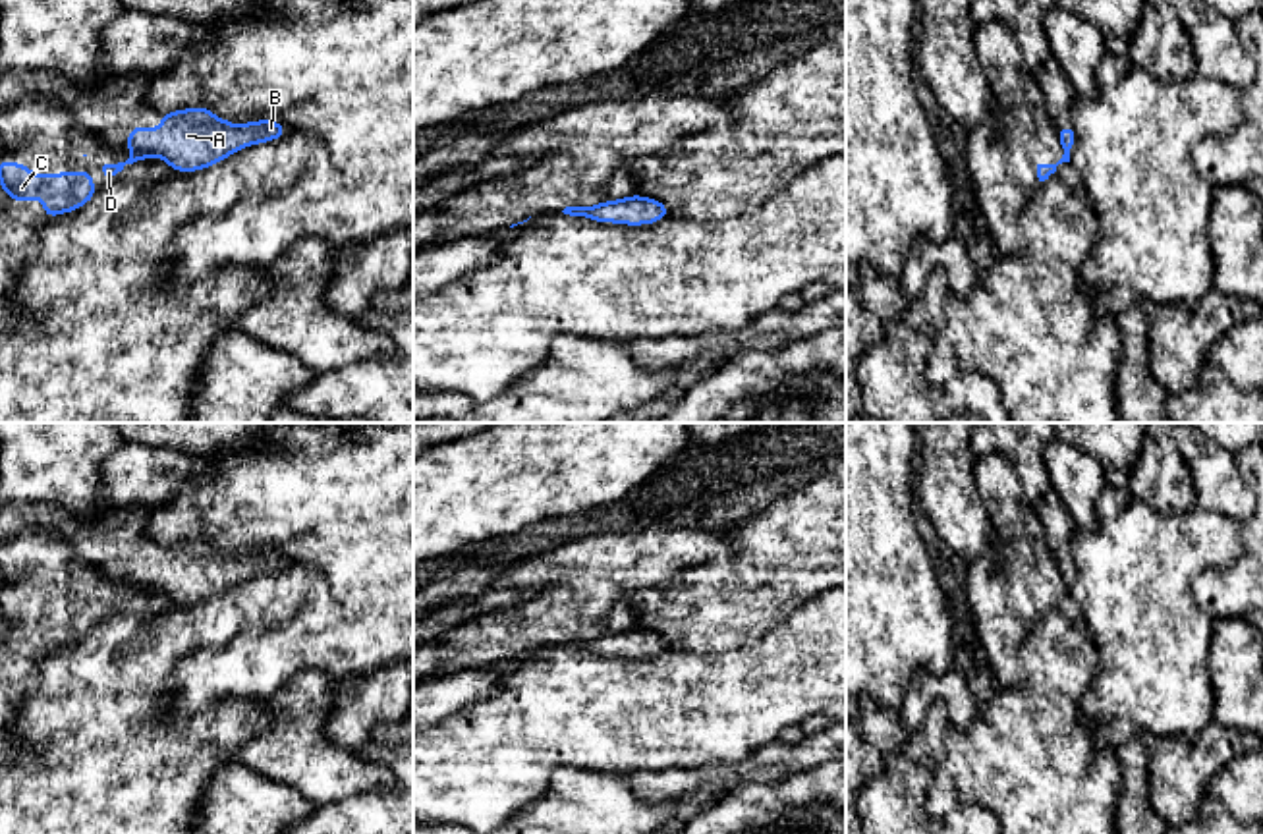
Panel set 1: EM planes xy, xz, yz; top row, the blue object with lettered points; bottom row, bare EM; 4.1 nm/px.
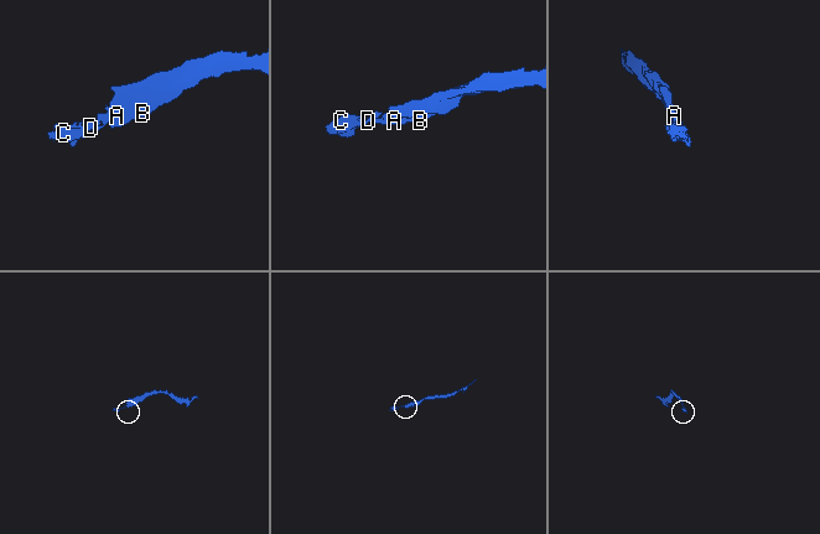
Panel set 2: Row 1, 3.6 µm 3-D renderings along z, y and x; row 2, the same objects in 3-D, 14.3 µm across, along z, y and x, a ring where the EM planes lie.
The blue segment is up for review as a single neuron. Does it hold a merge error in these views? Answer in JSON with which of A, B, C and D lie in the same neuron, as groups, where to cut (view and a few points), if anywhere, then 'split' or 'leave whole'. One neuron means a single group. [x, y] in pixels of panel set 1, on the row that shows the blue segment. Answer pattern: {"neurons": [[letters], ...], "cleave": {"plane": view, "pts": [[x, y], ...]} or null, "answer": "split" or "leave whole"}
{"neurons": [["A", "B"], ["C", "D"]], "cleave": {"plane": "xy", "pts": [[132, 147], [149, 155]]}, "answer": "split"}

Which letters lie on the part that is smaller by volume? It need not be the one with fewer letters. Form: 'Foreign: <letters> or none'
Foreign: C, D

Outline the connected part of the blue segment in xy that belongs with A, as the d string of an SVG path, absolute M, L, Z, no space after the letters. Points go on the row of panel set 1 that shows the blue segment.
M203 106L158 116L162 118L162 125L154 131L131 127L127 147L158 154L174 172L197 172L230 156L238 149L286 135L286 127L274 120L234 125L218 120Z

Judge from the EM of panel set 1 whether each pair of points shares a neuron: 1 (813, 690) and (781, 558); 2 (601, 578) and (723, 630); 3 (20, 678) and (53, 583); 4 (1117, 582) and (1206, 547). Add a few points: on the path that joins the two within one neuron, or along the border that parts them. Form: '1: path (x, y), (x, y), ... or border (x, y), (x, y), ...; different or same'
1: border (825, 589), (802, 601), (759, 638); different
2: border (676, 574), (653, 587), (640, 587), (628, 597); different
3: path (28, 655), (28, 630), (43, 607); same
4: path (1138, 568), (1163, 553), (1184, 551); same

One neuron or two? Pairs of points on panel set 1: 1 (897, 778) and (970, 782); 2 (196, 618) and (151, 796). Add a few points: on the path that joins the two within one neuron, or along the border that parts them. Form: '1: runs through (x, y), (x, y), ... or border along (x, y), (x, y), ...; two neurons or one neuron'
1: border along (945, 736), (945, 761), (927, 792), (927, 813); two neurons
2: runs through (151, 663), (145, 668), (145, 751); one neuron

